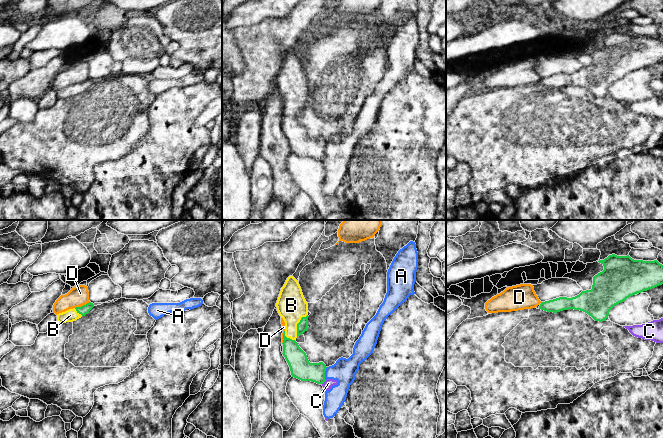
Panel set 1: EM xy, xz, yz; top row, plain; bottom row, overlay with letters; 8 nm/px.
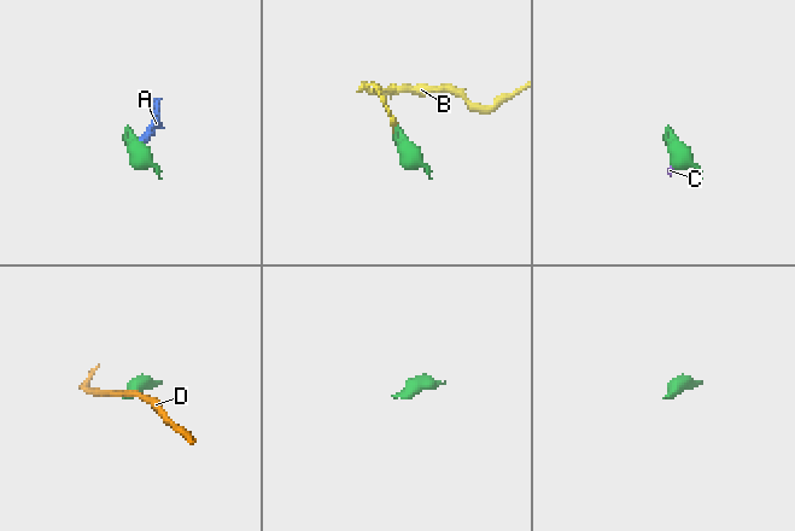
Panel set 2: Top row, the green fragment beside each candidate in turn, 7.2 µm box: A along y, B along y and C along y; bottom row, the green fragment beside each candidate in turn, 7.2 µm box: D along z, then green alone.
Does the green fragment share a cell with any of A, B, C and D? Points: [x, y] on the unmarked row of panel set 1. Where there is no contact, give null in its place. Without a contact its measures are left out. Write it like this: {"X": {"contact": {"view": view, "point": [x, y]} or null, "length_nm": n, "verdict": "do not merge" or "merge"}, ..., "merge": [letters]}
{"A": {"contact": {"view": "xz", "point": [324, 149]}, "length_nm": 110, "verdict": "do not merge"}, "B": {"contact": {"view": "xz", "point": [297, 100]}, "length_nm": 200, "verdict": "merge"}, "C": {"contact": {"view": "xz", "point": [324, 157]}, "length_nm": 50, "verdict": "do not merge"}, "D": {"contact": {"view": "xy", "point": [83, 81]}, "length_nm": 130, "verdict": "do not merge"}, "merge": ["B"]}

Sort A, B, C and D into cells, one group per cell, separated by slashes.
A C / B / D

